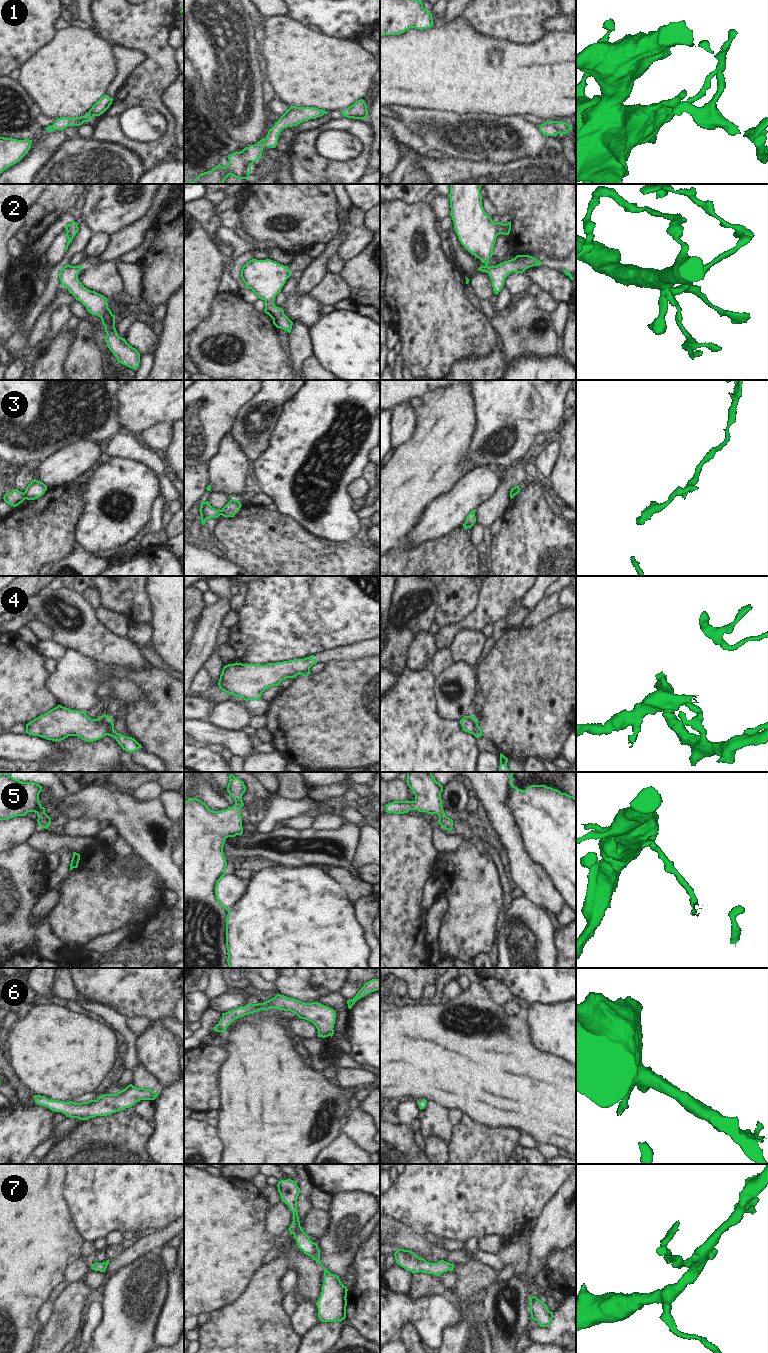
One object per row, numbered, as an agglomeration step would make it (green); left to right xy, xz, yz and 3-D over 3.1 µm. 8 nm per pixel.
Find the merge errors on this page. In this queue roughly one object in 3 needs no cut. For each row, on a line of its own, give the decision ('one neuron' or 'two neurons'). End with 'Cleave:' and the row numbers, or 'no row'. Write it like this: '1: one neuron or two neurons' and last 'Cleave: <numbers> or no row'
1: one neuron
2: one neuron
3: two neurons
4: two neurons
5: one neuron
6: one neuron
7: one neuron
Cleave: 3, 4

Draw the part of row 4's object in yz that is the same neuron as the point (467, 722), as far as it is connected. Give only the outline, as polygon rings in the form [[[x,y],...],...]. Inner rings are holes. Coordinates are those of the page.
[[[464,716],[460,720],[460,724],[462,726],[463,731],[468,732],[470,734],[474,733],[474,725],[476,722],[475,716]]]

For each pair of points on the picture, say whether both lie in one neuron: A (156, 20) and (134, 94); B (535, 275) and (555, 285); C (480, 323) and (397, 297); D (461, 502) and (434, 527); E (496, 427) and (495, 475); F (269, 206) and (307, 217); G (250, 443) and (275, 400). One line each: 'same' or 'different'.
A: same
B: same
C: same
D: same
E: different
F: same
G: same

